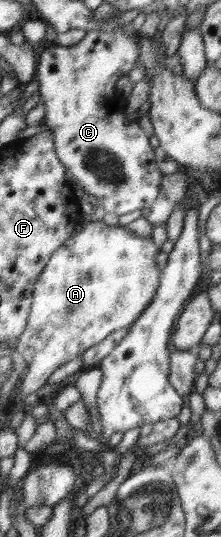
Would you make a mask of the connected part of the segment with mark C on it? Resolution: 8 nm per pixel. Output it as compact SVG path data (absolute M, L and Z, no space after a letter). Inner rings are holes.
M96 30L88 32L80 42L72 46L58 46L51 45L47 49L44 49L37 60L37 66L35 71L35 77L39 85L40 101L45 105L46 113L44 126L52 133L54 137L55 154L57 155L60 163L63 164L65 171L72 173L74 179L78 181L77 190L80 194L90 194L92 197L96 197L96 201L99 205L102 205L102 209L108 213L116 213L116 215L124 215L124 213L132 213L136 209L143 210L148 208L149 205L154 203L157 195L160 191L160 181L163 178L162 172L158 169L156 161L154 159L154 148L150 146L149 138L146 133L138 125L137 121L128 119L128 116L124 114L124 110L116 111L116 81L122 77L123 74L128 72L136 65L138 57L140 57L140 46L138 46L138 40L134 34L130 32L124 32L124 30L114 30L112 32L106 32L104 30Z

